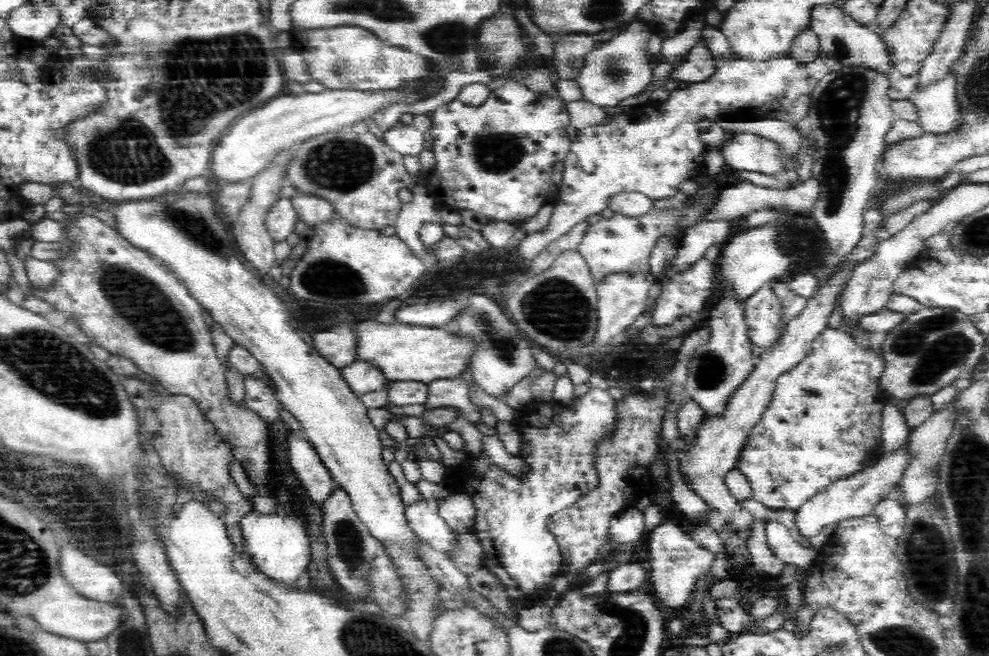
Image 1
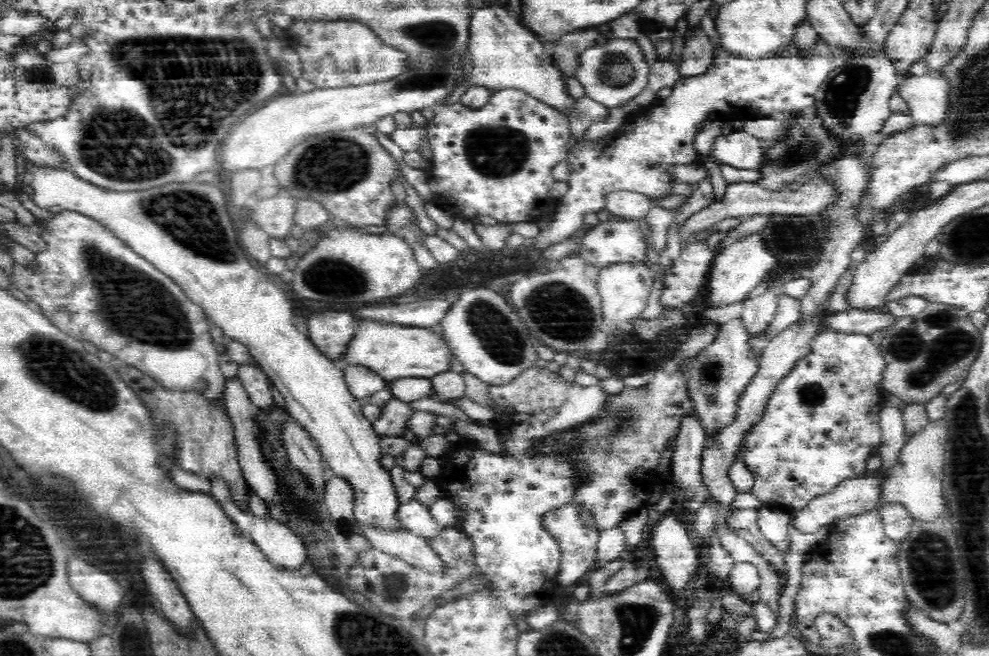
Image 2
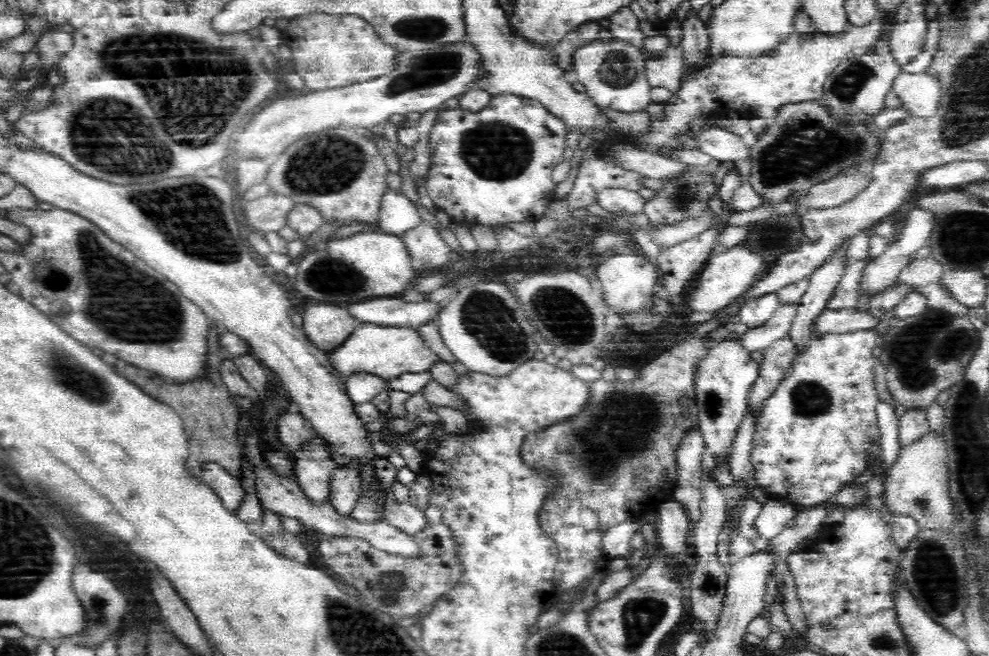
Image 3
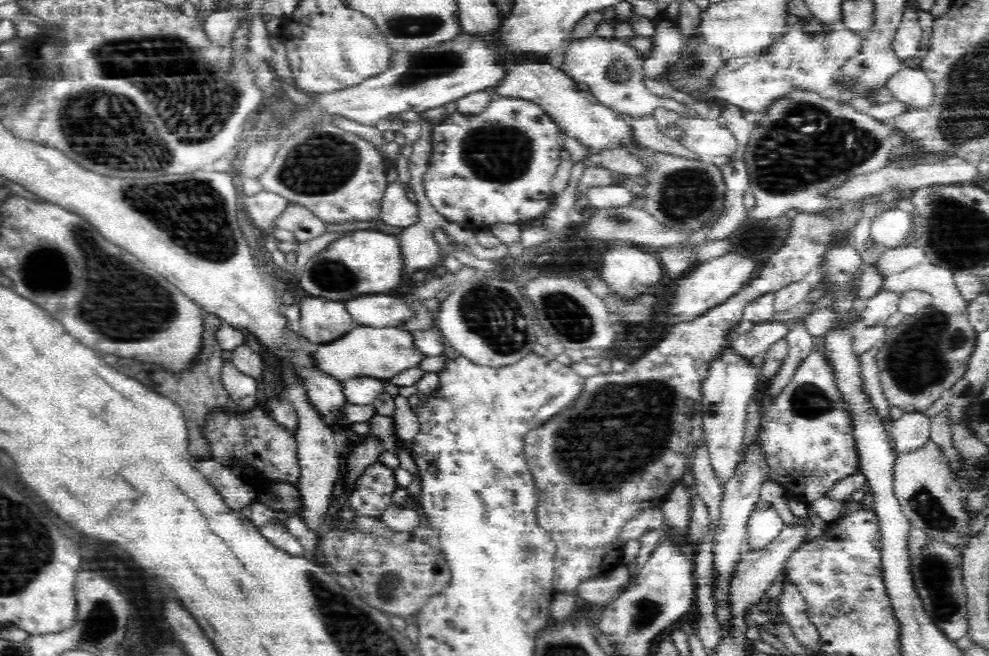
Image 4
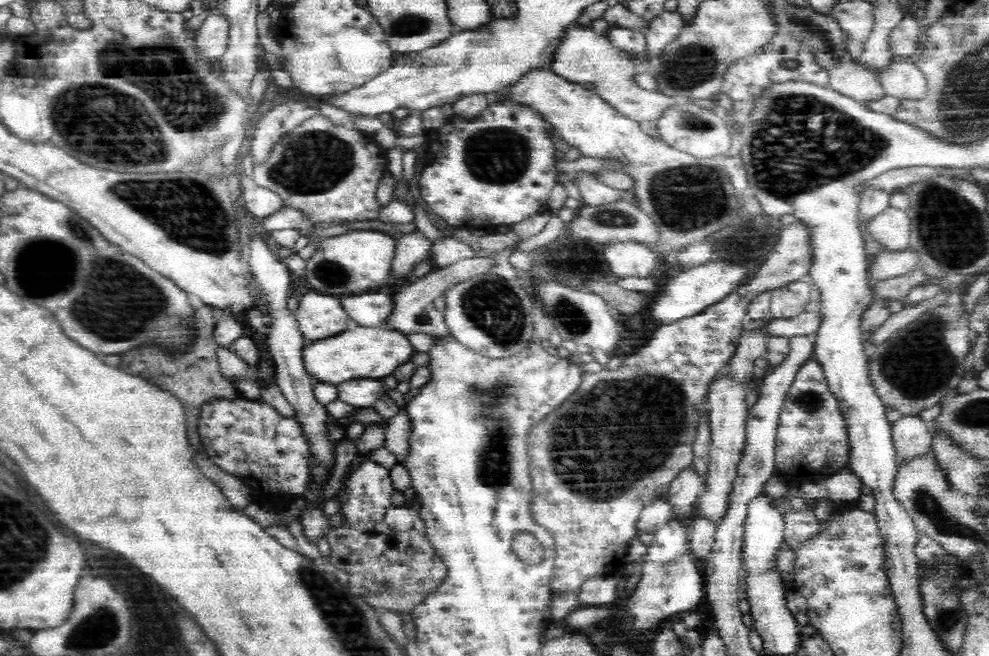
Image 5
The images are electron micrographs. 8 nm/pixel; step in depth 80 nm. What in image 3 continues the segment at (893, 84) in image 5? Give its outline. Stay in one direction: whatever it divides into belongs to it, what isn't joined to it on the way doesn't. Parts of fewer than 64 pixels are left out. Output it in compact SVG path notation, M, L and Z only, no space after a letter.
M900 73L892 92L903 100L909 117L927 119L938 114L944 89L940 79L925 73Z

